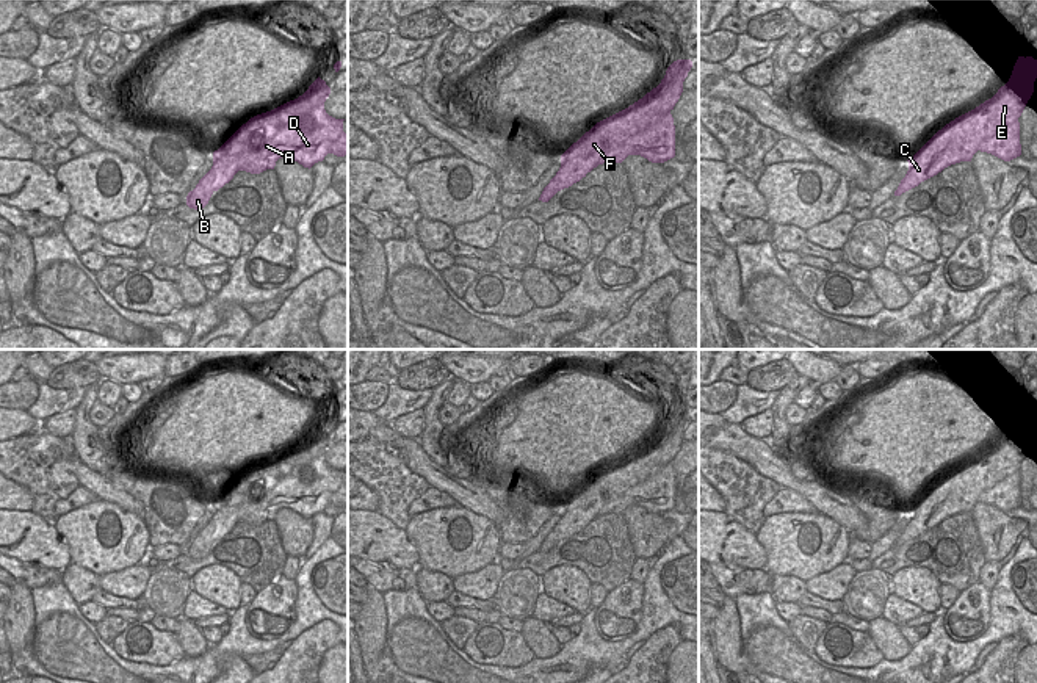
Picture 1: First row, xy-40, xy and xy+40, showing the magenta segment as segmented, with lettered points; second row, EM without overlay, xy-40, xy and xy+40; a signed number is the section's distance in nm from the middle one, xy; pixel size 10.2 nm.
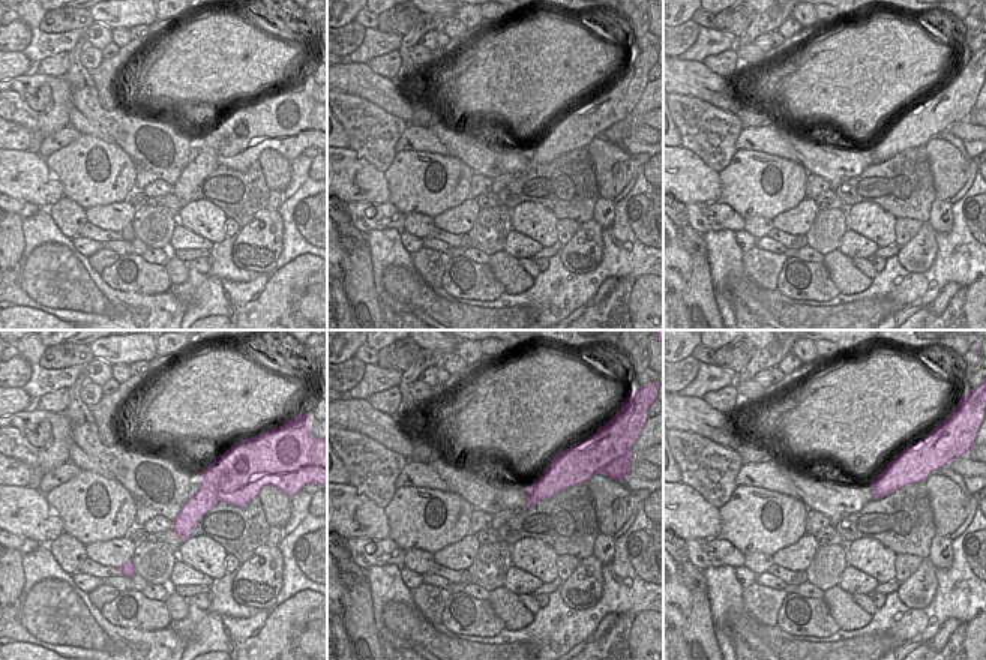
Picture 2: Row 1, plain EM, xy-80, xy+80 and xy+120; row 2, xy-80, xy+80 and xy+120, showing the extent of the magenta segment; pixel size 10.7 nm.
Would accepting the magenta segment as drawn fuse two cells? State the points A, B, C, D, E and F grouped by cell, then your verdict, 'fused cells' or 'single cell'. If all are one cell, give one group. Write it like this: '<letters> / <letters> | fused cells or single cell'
A D / B C E F | fused cells

